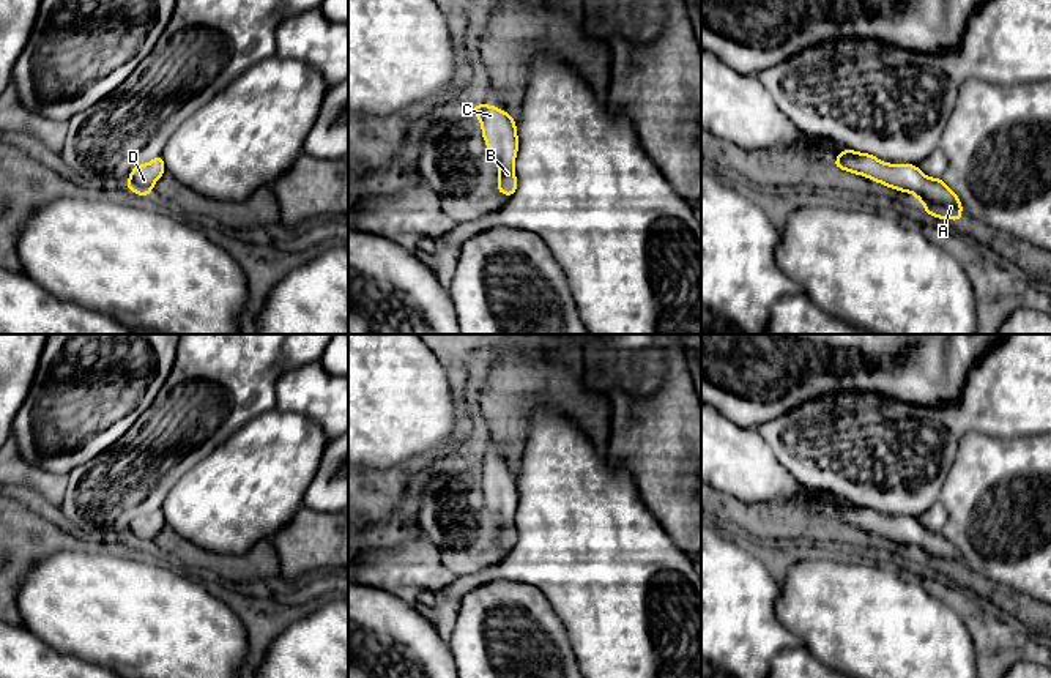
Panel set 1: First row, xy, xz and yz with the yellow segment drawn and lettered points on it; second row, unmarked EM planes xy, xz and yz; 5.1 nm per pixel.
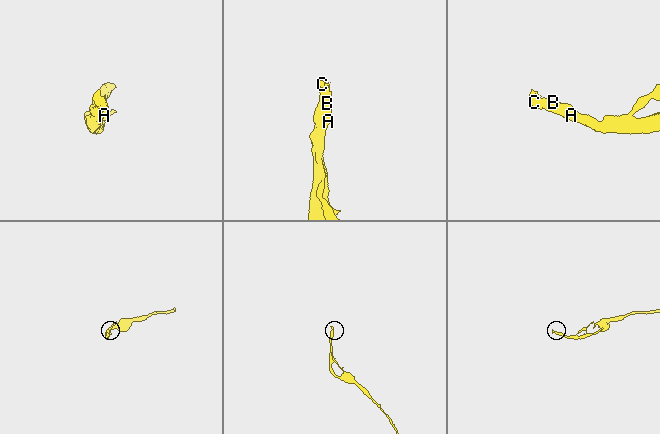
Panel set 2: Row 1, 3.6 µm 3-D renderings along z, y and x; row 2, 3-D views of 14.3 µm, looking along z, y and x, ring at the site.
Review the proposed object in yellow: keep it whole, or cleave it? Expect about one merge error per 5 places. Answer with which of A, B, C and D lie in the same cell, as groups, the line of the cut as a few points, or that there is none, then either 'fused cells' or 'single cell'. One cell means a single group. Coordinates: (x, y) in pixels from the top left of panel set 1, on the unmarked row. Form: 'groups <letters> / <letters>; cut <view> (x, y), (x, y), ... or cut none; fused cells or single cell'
groups A B C D; cut none; single cell

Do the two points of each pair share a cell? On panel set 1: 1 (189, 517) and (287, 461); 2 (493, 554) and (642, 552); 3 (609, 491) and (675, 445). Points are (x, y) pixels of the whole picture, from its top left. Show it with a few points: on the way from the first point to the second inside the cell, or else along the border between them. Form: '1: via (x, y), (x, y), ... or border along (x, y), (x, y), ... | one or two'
1: via (213, 505), (224, 505), (263, 472) | one
2: border along (509, 552), (500, 565) | two
3: border along (605, 456), (629, 473), (648, 508) | two

